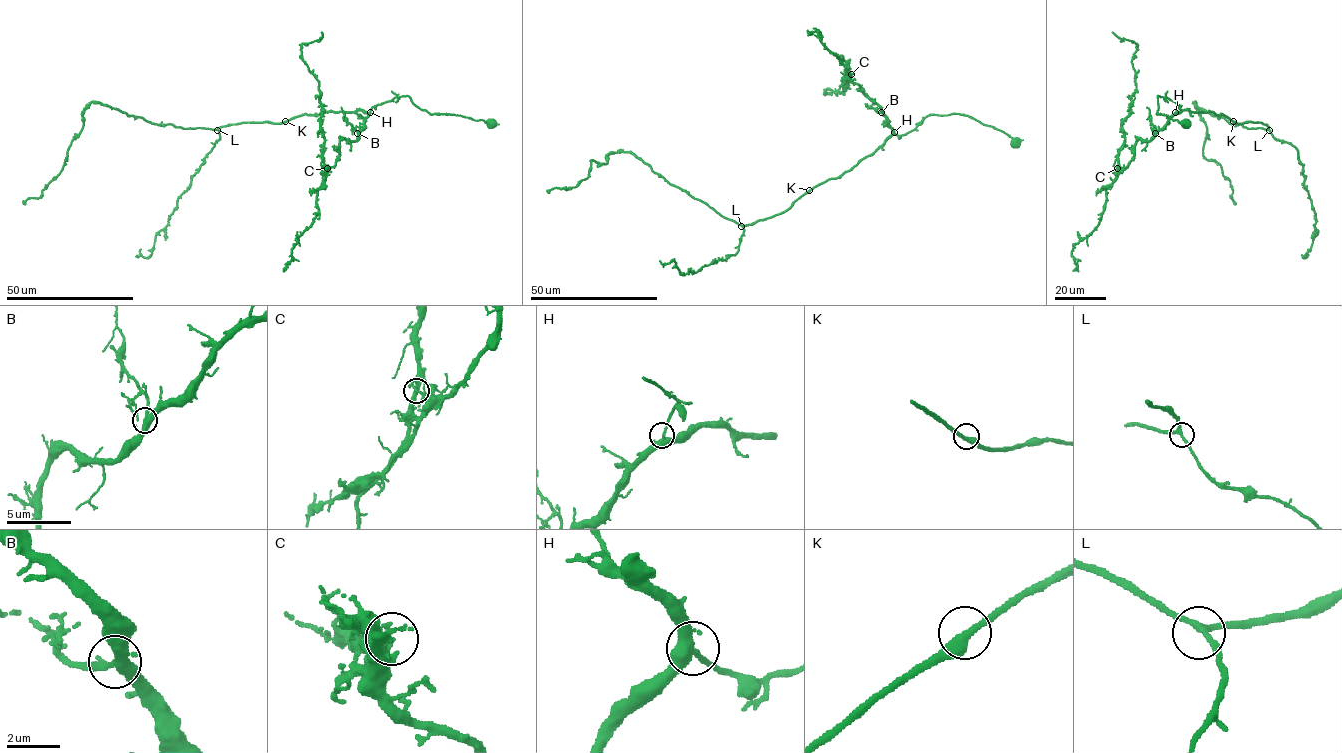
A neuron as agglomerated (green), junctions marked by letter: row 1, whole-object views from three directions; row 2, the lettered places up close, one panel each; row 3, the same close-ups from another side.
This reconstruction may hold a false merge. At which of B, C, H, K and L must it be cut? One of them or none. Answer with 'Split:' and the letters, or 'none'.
Split: C

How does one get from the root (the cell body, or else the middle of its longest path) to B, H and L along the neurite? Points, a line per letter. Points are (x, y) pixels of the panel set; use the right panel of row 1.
B: (1234, 121), (1209, 111), (1181, 110), (1155, 133)
H: (1234, 121), (1209, 111), (1175, 112)
L: (1234, 121), (1260, 122), (1269, 130)

